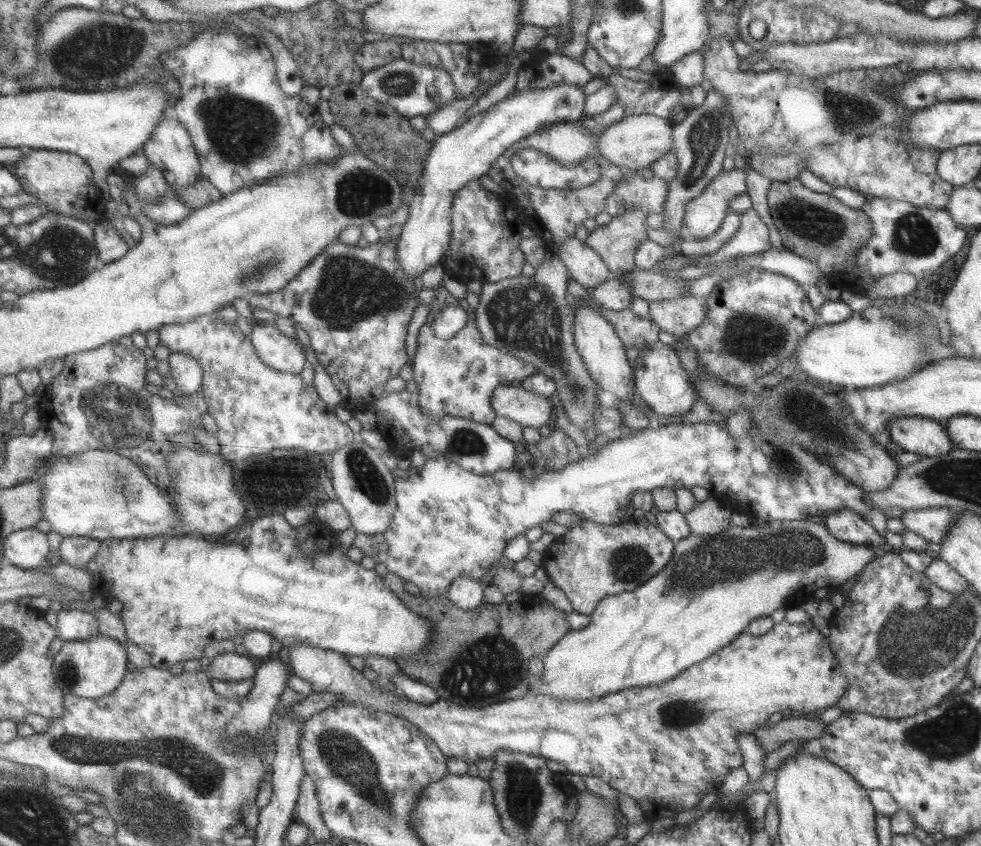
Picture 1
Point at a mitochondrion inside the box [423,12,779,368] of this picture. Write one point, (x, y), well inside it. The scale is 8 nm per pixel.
(705, 131)

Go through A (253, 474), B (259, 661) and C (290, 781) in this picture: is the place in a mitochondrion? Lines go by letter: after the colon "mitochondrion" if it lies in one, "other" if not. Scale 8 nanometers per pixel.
A: other
B: other
C: other

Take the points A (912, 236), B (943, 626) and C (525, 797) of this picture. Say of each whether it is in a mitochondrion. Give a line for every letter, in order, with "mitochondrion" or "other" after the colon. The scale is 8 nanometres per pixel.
A: mitochondrion
B: mitochondrion
C: mitochondrion

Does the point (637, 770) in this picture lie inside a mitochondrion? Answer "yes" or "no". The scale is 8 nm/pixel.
no

